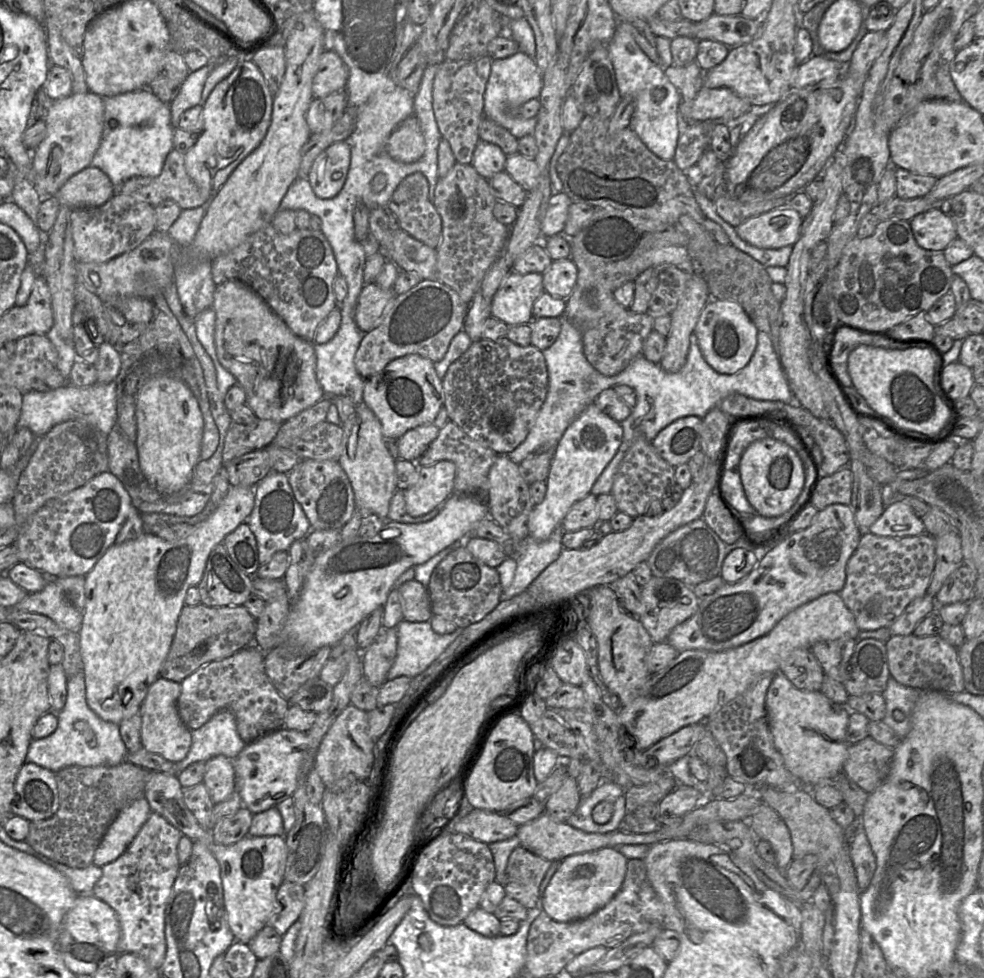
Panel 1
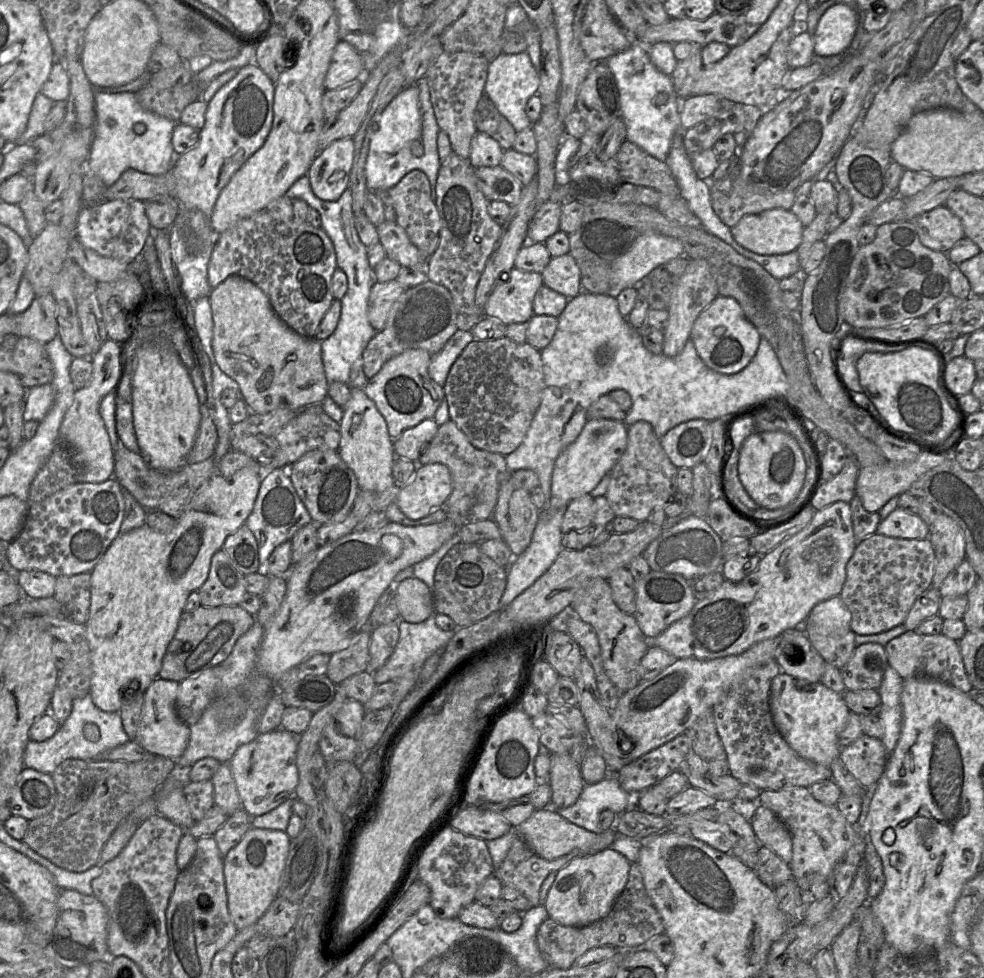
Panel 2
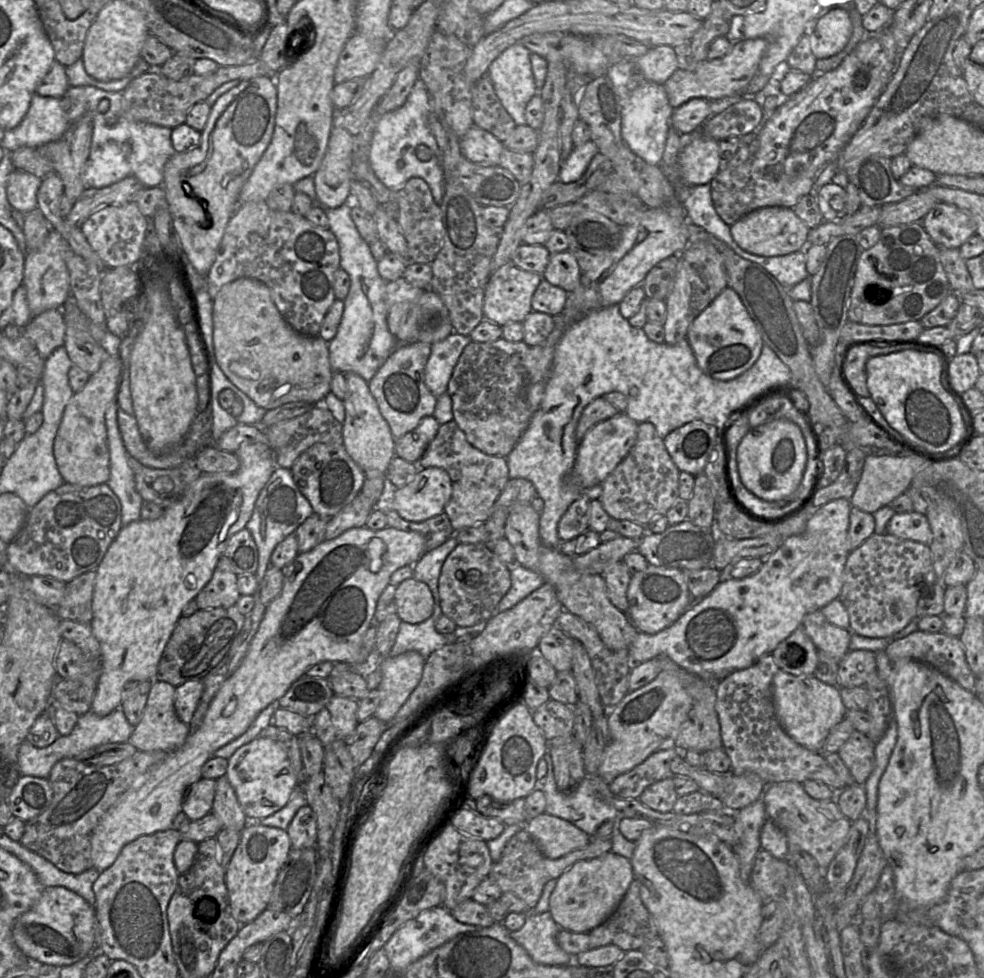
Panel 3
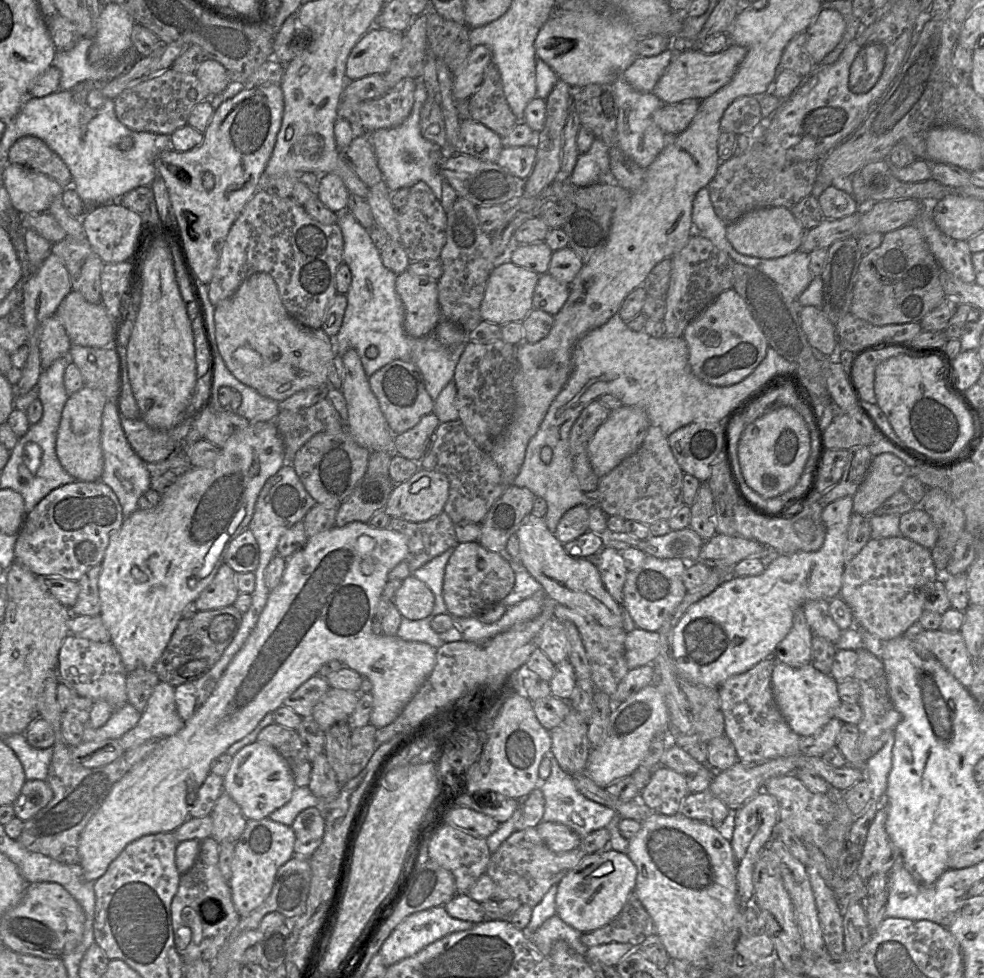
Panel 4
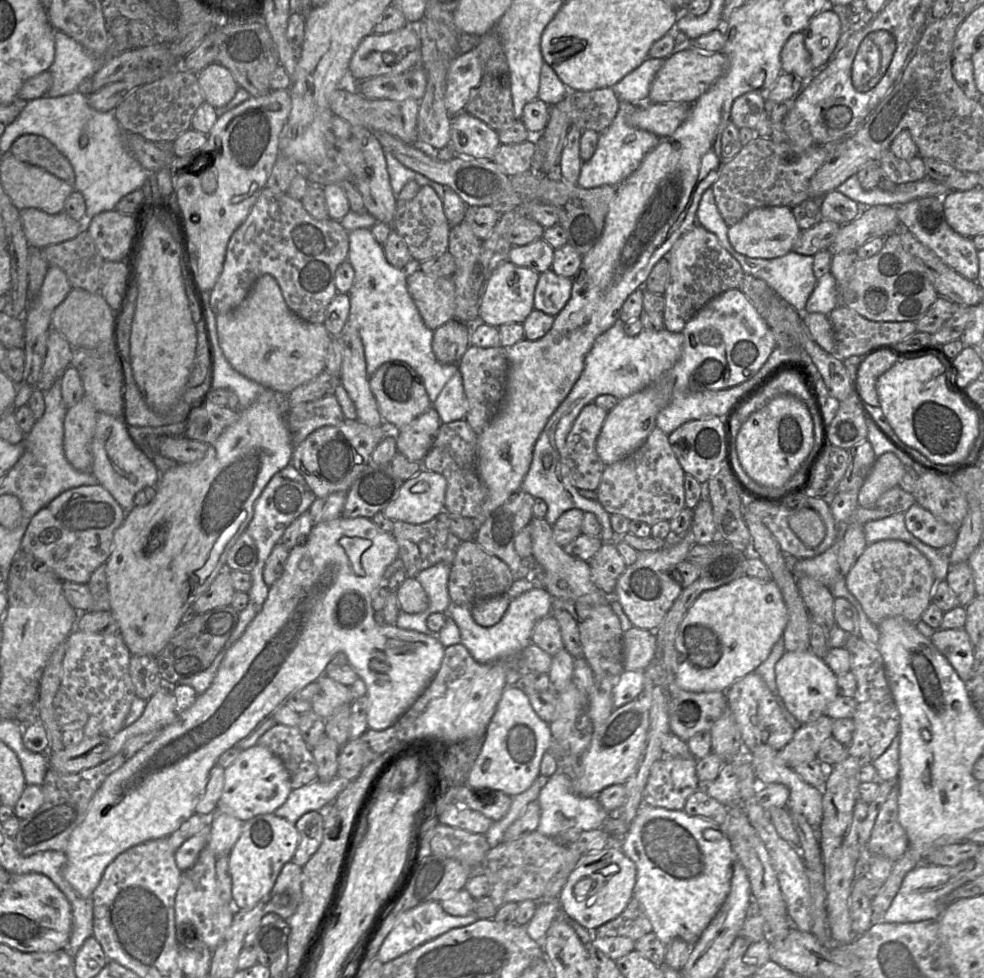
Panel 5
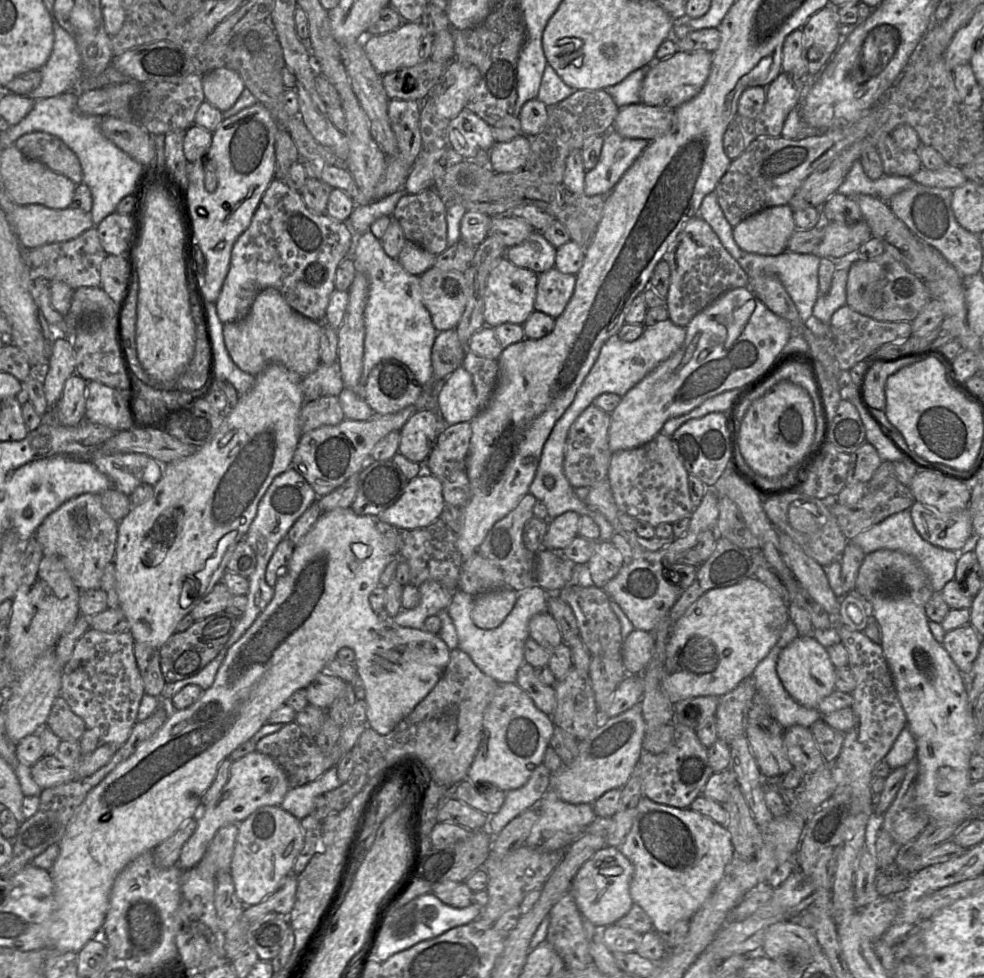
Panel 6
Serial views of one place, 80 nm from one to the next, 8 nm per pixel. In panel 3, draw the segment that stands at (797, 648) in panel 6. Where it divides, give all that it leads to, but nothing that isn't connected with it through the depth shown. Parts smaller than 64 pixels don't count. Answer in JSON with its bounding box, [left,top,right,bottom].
[772,670,847,752]

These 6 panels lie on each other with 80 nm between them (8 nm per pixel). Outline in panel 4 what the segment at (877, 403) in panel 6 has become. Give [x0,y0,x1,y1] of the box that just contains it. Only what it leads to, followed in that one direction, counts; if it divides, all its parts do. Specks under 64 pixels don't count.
[851,348,897,404]

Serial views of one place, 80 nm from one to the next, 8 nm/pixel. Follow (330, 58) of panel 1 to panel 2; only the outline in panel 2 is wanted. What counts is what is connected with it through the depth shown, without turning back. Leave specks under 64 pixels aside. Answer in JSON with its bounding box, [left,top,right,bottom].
[324,41,363,90]

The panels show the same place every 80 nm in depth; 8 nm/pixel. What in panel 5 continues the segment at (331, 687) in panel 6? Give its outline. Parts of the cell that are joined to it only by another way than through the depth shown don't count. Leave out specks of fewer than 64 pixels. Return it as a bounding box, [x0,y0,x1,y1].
[312,675,354,719]

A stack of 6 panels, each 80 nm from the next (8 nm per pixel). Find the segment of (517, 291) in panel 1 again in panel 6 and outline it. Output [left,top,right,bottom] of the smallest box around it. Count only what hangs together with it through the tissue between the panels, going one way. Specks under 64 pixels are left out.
[483,256,538,328]

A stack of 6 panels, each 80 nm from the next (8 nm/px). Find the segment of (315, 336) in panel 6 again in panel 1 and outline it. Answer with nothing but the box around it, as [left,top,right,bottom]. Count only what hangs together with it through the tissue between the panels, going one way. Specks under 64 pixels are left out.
[212,280,325,423]

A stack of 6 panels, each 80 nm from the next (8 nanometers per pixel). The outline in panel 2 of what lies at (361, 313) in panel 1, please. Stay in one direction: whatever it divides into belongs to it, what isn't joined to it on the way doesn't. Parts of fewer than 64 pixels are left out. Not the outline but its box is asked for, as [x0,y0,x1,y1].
[368,279,406,332]

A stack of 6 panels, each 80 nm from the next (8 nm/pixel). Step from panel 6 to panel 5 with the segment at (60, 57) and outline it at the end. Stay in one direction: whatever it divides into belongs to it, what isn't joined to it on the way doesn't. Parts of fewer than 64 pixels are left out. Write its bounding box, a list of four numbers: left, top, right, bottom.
[42,30,105,97]

